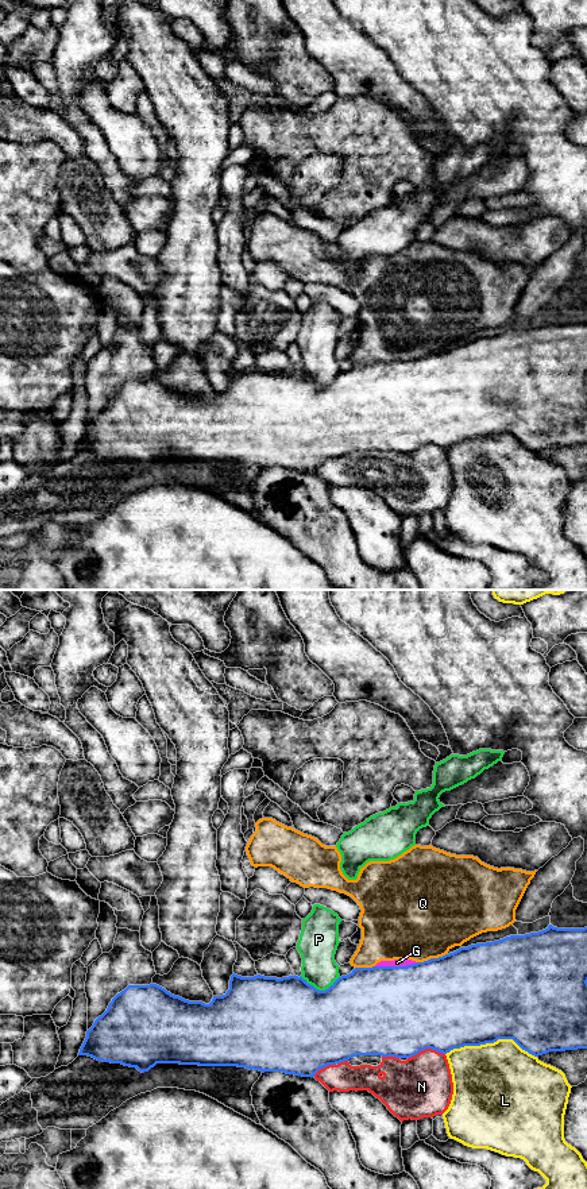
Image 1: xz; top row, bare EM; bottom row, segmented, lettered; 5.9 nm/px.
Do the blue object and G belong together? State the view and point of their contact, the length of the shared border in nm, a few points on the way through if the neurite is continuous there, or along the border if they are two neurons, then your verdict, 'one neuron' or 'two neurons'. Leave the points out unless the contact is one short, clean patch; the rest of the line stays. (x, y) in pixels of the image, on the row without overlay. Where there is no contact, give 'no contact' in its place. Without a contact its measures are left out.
xz (396, 362) | 260 nm | along xz (417, 358), (375, 362) | two neurons

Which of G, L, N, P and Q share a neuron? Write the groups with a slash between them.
G Q / L / N / P

